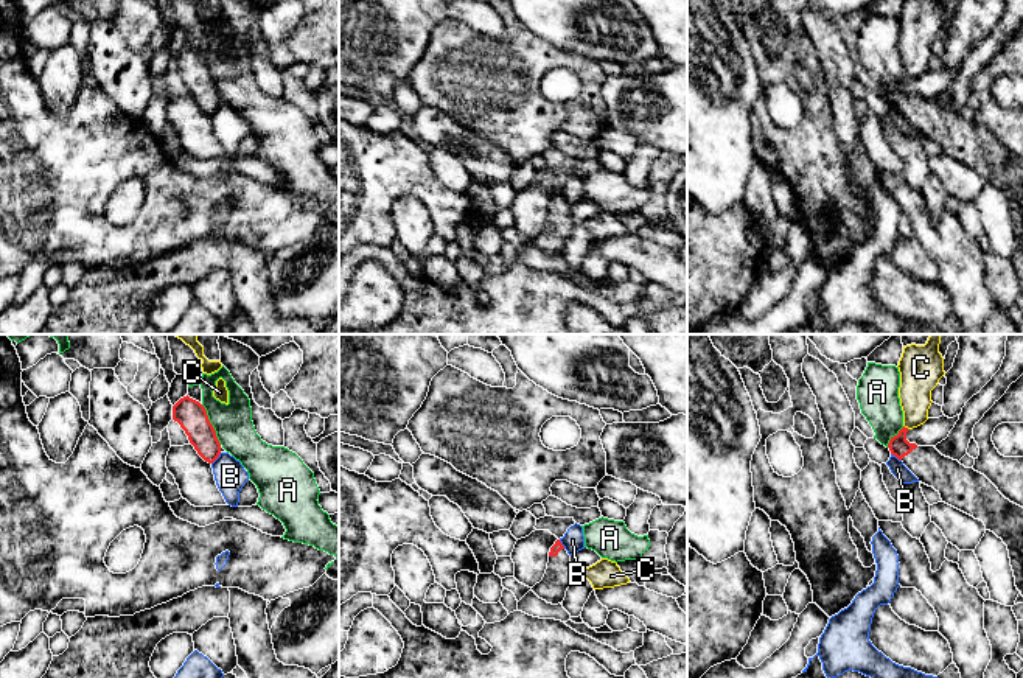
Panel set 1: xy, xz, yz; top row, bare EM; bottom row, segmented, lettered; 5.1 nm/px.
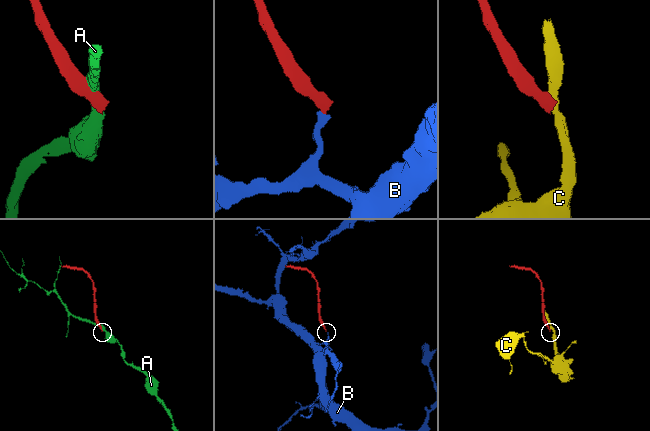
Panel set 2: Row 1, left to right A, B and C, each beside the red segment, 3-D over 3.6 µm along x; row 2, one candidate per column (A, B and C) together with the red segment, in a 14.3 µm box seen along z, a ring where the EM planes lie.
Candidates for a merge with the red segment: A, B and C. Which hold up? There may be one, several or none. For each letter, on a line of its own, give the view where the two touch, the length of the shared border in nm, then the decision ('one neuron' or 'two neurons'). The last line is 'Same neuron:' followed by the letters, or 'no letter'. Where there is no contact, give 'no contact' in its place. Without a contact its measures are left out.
A: xy | 240 nm | two neurons
B: xy | 80 nm | two neurons
C: yz | 40 nm | two neurons
Same neuron: no letter

